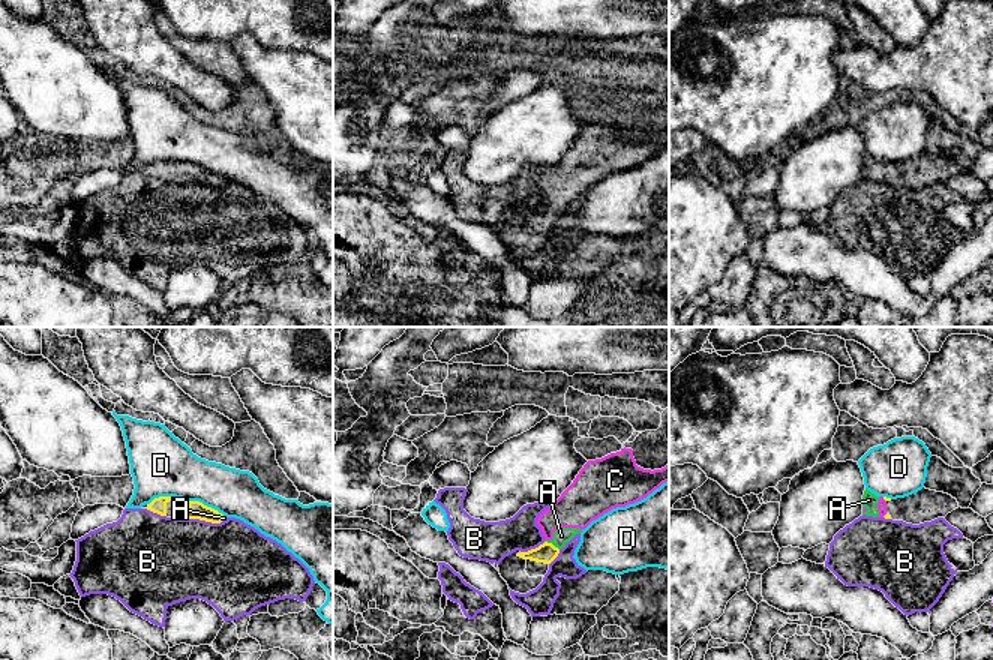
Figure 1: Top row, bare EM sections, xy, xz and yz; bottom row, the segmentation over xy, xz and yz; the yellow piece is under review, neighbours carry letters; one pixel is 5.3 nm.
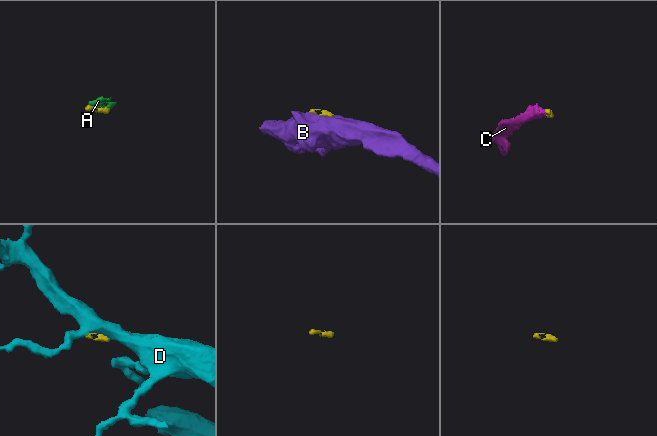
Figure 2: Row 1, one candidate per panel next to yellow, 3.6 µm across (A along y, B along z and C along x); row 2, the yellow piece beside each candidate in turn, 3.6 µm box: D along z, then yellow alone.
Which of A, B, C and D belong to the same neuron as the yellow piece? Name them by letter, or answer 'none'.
A, C

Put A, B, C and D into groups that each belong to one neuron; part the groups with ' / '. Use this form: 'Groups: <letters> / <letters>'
Groups: A C / B / D

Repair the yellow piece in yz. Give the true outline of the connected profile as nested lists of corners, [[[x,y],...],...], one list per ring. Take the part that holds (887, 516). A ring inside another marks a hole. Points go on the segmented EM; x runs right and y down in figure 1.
[[[926,488],[916,494],[897,500],[876,496],[867,489],[862,495],[862,514],[903,520],[912,525],[945,518],[956,508],[958,508],[956,498],[948,494],[930,490]]]

